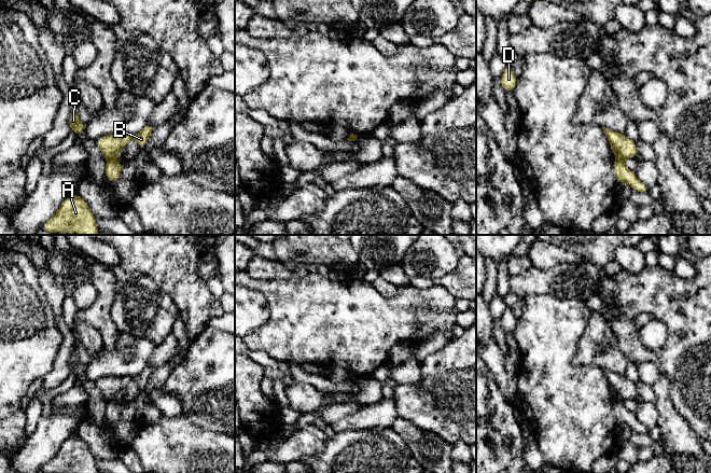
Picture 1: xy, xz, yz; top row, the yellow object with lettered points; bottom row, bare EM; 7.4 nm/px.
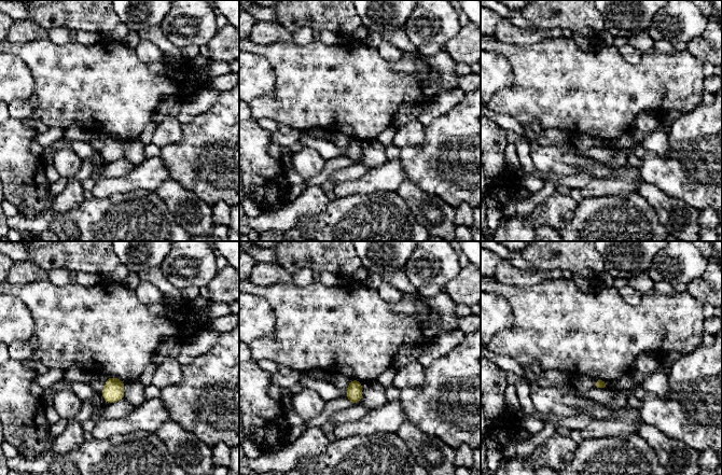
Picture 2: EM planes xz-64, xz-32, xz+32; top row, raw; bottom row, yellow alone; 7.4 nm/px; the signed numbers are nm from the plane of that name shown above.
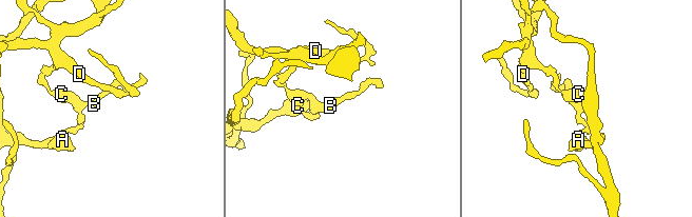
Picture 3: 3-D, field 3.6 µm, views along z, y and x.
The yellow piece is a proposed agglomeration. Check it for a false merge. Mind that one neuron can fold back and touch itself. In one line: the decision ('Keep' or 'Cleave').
Cleave

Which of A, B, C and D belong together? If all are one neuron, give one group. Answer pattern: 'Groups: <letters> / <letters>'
Groups: A / B C D

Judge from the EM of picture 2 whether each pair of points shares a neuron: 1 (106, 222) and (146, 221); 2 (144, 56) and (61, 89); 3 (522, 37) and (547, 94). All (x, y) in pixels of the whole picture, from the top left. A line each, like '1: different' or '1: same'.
1: same
2: different
3: different

